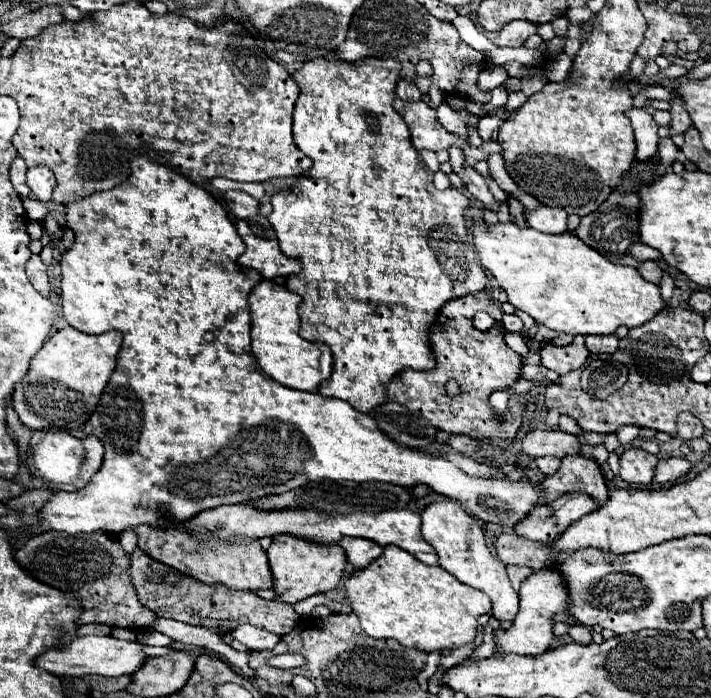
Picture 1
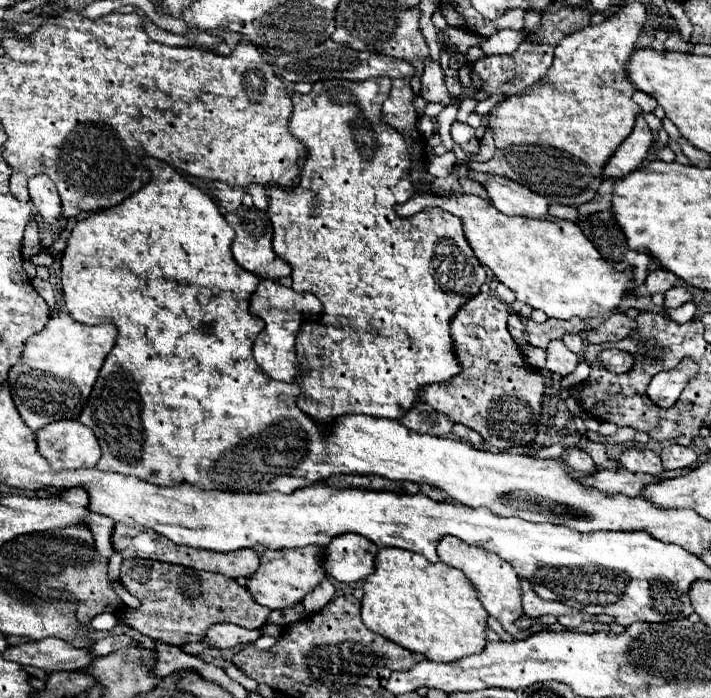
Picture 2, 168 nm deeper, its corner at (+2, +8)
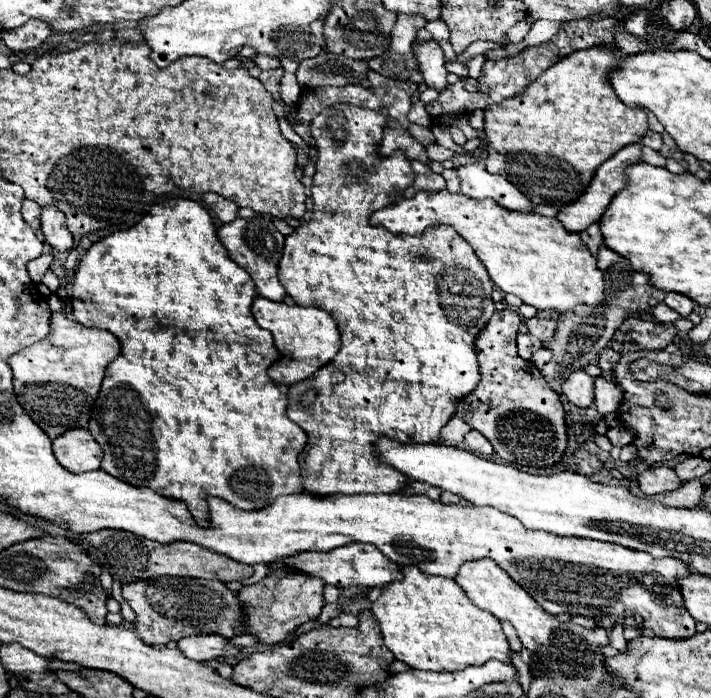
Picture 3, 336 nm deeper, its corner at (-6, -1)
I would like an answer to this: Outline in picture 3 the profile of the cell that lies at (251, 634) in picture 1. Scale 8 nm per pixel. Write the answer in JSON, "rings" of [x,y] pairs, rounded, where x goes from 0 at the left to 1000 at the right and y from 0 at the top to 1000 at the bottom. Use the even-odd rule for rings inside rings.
{"rings":[[[267,911],[250,917],[250,928],[276,948],[298,948],[307,943],[332,943],[338,928],[315,911]]]}

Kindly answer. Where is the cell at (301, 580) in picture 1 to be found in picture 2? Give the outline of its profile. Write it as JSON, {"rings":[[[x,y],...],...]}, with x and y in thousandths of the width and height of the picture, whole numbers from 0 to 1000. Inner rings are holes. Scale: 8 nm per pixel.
{"rings":[[[428,784],[428,787],[399,787],[399,789],[371,789],[366,798],[363,818],[349,827],[346,844],[357,861],[377,872],[402,872],[422,864],[456,827],[459,818],[450,809],[453,784]]]}

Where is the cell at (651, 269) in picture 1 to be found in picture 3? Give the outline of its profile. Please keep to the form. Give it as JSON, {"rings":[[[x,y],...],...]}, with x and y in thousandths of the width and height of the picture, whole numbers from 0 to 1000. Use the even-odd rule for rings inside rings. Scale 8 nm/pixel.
{"rings":[[[940,418],[934,424],[934,436],[940,436],[945,444],[956,447],[959,453],[968,453],[973,447],[973,441],[976,441],[976,433],[970,433],[968,424],[956,424],[954,418],[951,421],[948,418]]]}

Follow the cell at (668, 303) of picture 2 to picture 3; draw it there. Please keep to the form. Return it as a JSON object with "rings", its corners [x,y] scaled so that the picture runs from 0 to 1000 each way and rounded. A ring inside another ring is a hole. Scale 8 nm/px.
{"rings":[[[925,436],[923,441],[914,444],[914,450],[925,458],[925,461],[951,461],[956,456],[956,450],[945,447],[945,441],[940,441],[937,436]]]}

